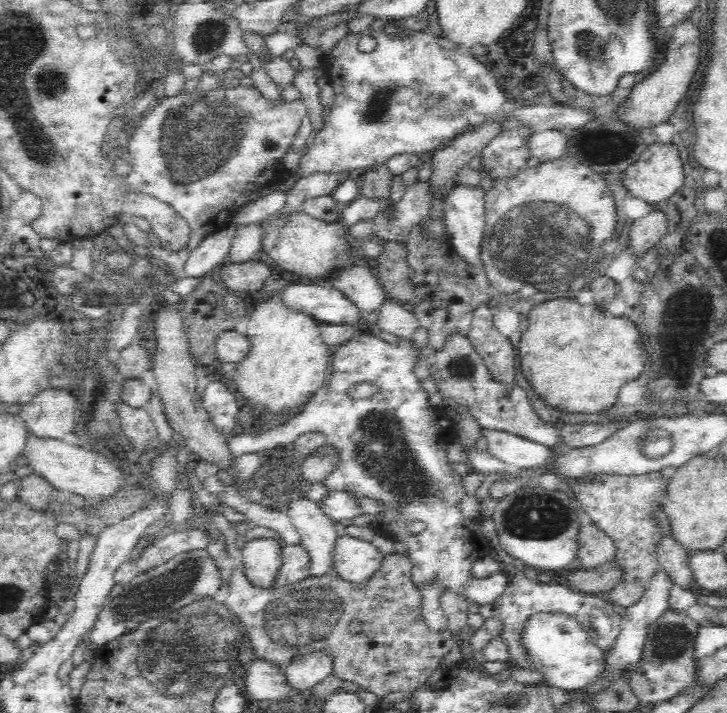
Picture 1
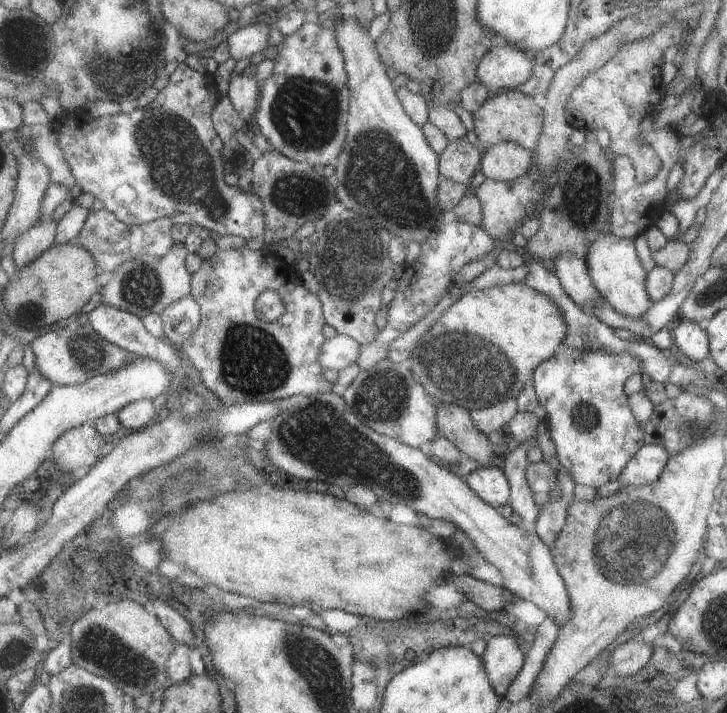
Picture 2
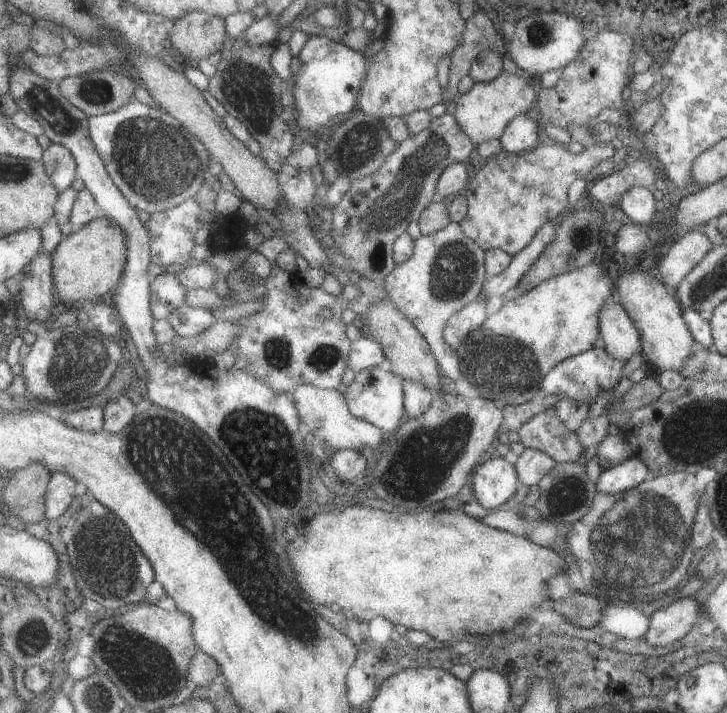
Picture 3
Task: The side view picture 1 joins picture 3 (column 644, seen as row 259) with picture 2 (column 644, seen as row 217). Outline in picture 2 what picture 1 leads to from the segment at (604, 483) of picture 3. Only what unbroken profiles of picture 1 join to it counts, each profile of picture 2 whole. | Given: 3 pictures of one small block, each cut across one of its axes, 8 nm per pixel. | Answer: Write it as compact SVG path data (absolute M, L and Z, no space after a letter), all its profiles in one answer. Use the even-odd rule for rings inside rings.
M645 444L643 450L639 450L639 454L635 454L635 458L627 466L627 470L623 470L623 474L617 482L621 482L623 486L651 486L653 482L657 482L663 476L671 458L673 458L673 454L665 446L657 446L657 444L647 446Z

